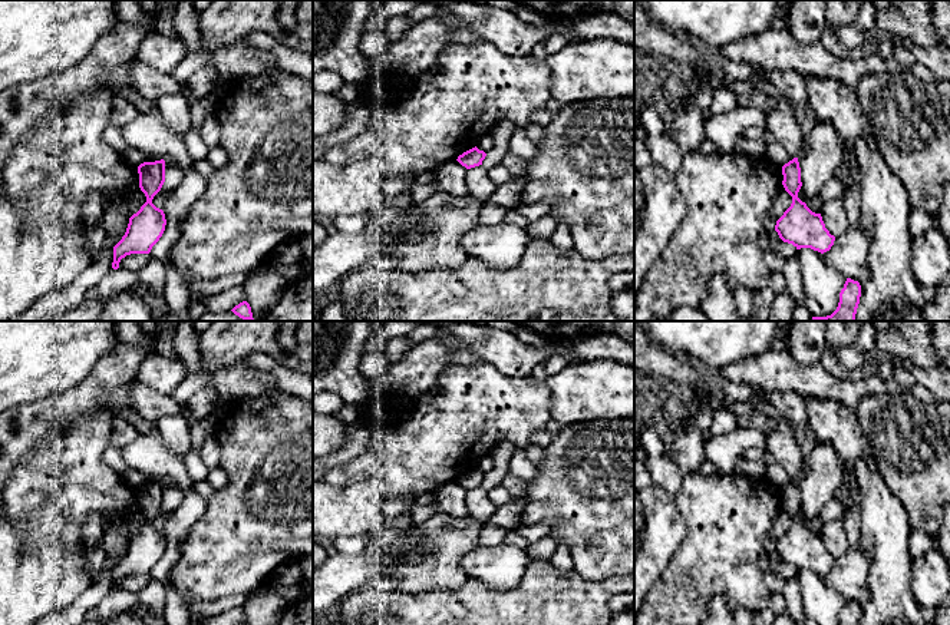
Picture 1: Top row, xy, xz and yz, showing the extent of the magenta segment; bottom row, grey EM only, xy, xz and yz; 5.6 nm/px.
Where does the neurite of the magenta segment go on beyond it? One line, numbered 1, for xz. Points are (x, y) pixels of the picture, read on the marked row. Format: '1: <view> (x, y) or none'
1: none

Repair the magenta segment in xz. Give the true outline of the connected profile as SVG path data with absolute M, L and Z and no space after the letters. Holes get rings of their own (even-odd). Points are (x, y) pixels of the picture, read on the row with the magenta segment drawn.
M476 146L464 152L458 156L458 162L465 166L466 169L475 168L482 165L482 161L485 159L486 153L484 151L479 151Z

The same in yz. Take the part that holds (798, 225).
M798 158L782 166L785 191L792 196L791 206L776 221L775 231L784 242L792 244L796 249L811 248L821 254L831 249L835 237L825 228L821 214L812 212L798 198L802 186Z

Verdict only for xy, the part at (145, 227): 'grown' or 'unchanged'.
unchanged

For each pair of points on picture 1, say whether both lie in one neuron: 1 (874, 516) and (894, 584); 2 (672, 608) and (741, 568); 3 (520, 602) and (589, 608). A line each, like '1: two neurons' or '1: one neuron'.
1: one neuron
2: one neuron
3: one neuron

